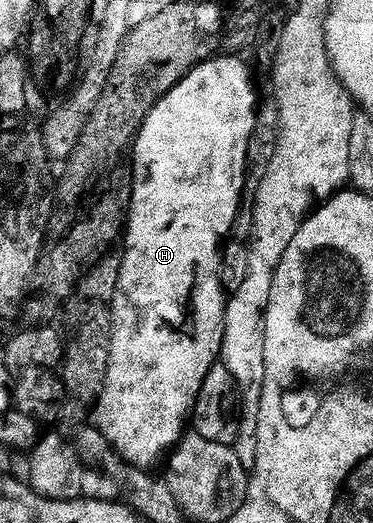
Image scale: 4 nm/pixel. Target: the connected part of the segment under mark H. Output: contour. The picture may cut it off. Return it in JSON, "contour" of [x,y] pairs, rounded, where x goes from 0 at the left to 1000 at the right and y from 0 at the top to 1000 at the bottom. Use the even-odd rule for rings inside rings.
{"contour":[[[571,109],[528,124],[477,163],[466,163],[466,170],[448,174],[408,203],[408,214],[386,228],[375,252],[365,256],[359,283],[349,293],[357,296],[357,304],[349,304],[357,335],[354,388],[340,403],[338,440],[327,449],[332,484],[327,482],[322,497],[322,535],[314,541],[311,572],[300,583],[303,633],[290,711],[271,759],[252,771],[252,782],[257,782],[252,815],[273,828],[273,836],[284,836],[290,849],[343,885],[389,897],[416,895],[416,885],[429,876],[432,883],[493,837],[515,778],[542,744],[542,728],[552,728],[552,713],[563,713],[568,700],[590,686],[590,669],[601,650],[601,600],[611,581],[606,558],[590,535],[590,491],[606,459],[622,447],[633,411],[643,403],[649,367],[660,356],[665,273],[689,249],[692,237],[686,237],[686,166],[676,161],[676,143],[665,138],[662,124],[643,115],[651,111],[590,111]]]}

